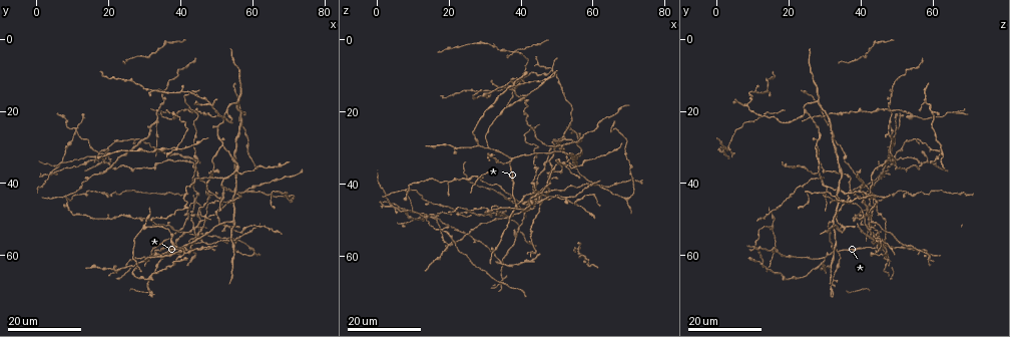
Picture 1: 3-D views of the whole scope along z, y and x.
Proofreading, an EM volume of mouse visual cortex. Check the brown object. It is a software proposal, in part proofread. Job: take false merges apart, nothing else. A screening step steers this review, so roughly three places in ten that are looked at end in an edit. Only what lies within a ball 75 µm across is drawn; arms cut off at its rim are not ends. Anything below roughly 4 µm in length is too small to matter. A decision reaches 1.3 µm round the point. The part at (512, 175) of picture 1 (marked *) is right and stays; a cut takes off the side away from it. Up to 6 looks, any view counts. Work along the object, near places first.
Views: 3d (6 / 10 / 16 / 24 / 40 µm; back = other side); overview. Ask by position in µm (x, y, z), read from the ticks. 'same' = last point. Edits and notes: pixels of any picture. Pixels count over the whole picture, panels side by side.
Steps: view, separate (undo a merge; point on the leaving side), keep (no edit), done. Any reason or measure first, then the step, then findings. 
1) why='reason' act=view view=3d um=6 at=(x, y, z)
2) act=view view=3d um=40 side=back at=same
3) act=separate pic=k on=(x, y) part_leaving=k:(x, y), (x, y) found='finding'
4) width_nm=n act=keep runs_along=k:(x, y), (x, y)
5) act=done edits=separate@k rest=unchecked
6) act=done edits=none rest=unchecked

act=view view=3d um=24 at=(36.5, 58.5, 34.0)

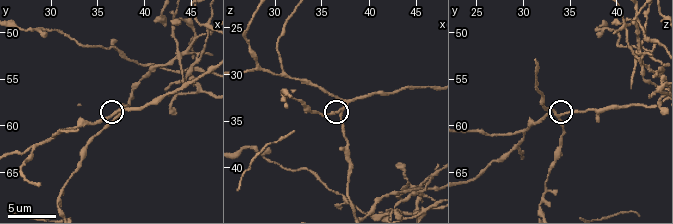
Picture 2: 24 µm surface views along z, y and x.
act=view view=3d um=10 at=(36.8, 59.2, 33.6)

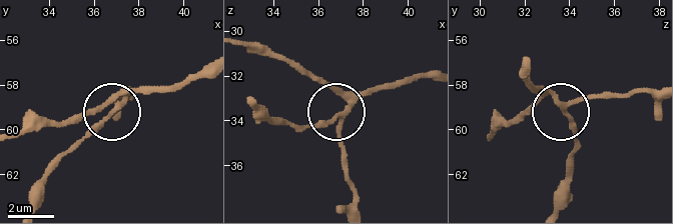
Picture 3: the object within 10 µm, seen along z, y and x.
arms=3 act=keep found='one neuron here'

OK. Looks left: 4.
why='calibre changes' act=view view=3d um=16 at=(29.0, 35.5, 51.0)

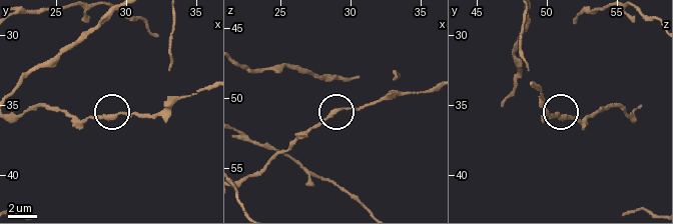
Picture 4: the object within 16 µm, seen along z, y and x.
why='closer look' act=view view=3d um=10 at=(29.4, 35.8, 50.8)

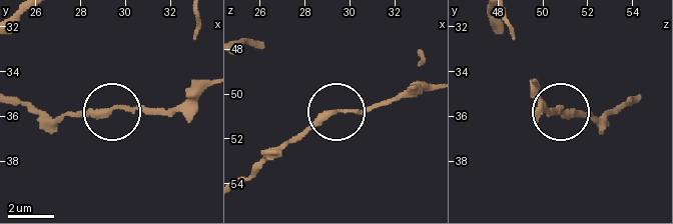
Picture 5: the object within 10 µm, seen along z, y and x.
width_nm=220 act=keep runs_along=5:(432, 83), (352, 112), (322, 114), (290, 144) found='all the same neuron'

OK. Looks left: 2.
act=view view=3d um=24 at=(30.0, 51.0, 15.5)

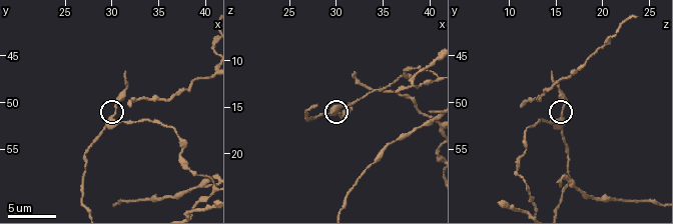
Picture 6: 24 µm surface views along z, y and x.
act=view view=3d um=6 at=(29.8, 51.6, 15.4)

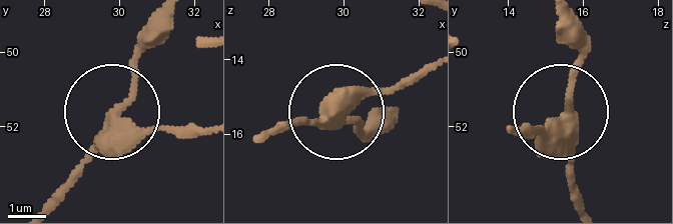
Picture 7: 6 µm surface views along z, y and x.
act=separate pic=7 on=(134, 75) part_leaving=7:(337, 124), (279, 127) found='a second neuron is stuck on'

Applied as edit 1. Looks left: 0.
act=done edits=separate@7 rest=unchecked

